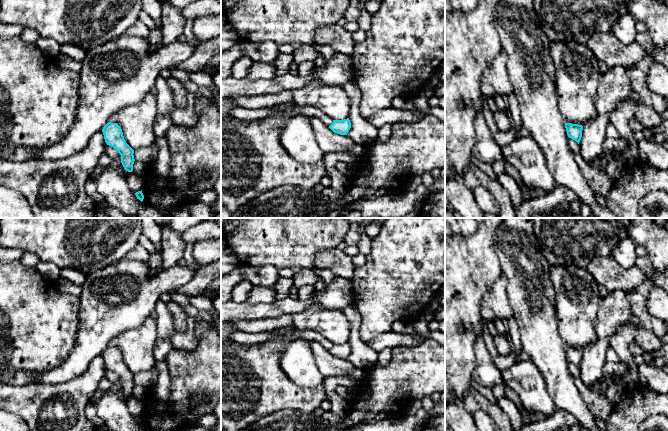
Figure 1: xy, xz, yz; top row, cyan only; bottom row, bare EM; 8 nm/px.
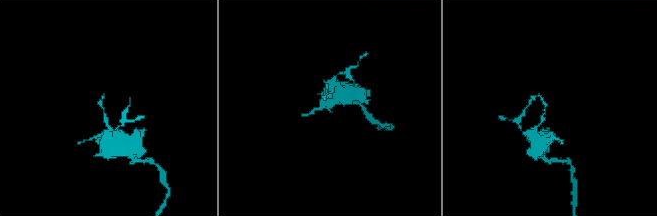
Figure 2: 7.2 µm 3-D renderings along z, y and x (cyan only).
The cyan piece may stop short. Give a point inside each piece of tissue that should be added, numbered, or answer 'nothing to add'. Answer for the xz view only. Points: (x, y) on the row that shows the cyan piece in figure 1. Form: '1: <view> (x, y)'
nothing to add

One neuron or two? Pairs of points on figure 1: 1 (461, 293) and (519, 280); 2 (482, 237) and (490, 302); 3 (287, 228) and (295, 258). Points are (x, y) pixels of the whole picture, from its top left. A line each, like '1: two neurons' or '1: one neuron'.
1: two neurons
2: two neurons
3: one neuron

